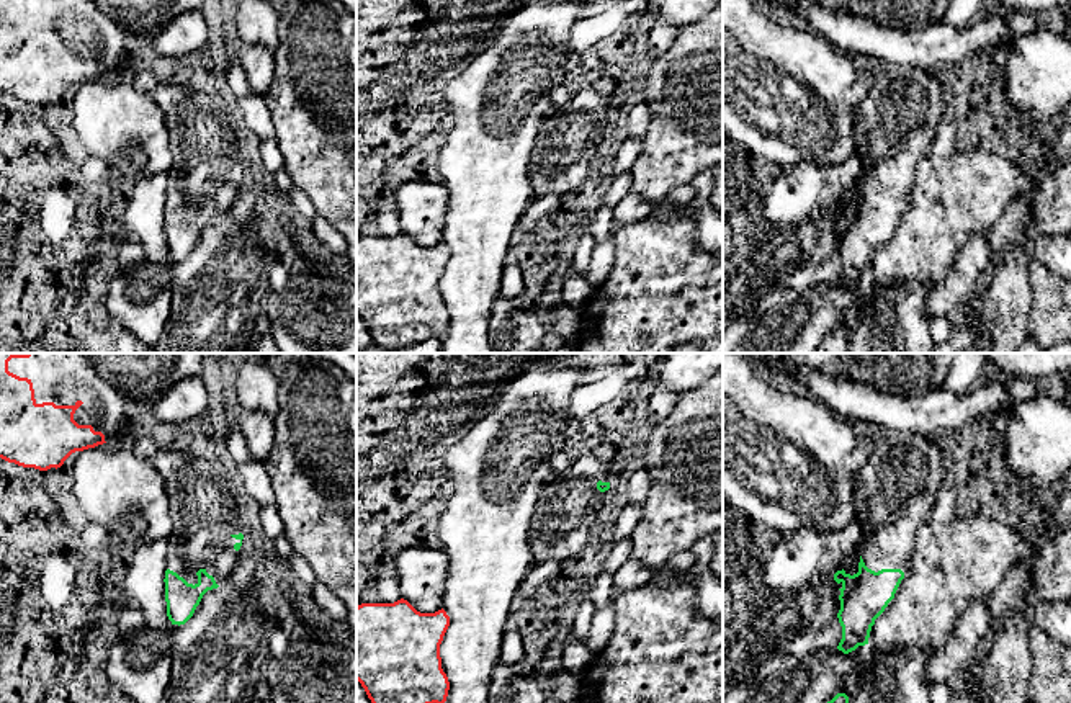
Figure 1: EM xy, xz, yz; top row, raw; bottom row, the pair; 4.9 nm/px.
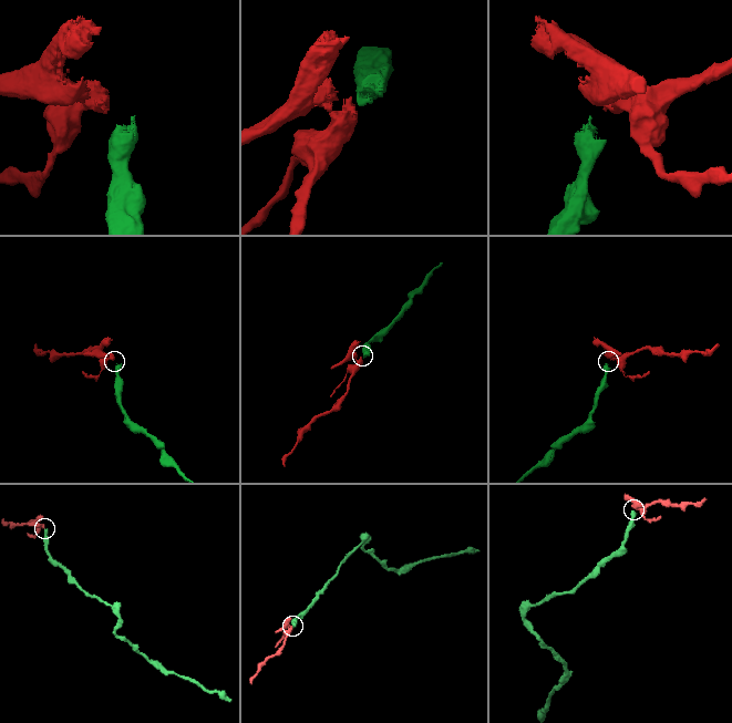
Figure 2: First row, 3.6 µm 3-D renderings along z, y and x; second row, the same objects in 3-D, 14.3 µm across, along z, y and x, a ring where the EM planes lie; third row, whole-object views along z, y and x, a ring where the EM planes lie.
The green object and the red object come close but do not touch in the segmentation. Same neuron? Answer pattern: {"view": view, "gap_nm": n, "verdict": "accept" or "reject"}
{"view": "xy", "gap_nm": 700, "verdict": "accept"}

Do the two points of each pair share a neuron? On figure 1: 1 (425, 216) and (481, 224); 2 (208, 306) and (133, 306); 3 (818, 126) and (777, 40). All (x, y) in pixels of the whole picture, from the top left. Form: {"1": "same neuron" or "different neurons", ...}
{"1": "different neurons", "2": "different neurons", "3": "same neuron"}

